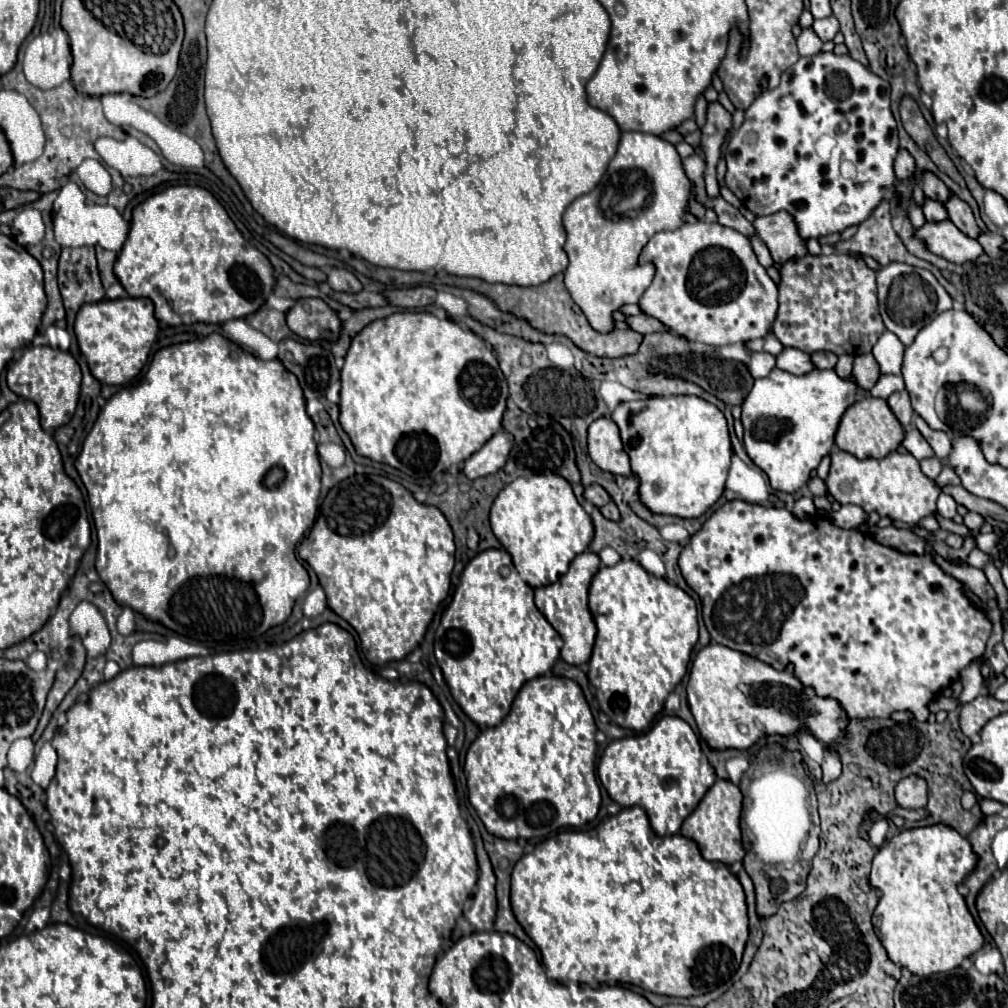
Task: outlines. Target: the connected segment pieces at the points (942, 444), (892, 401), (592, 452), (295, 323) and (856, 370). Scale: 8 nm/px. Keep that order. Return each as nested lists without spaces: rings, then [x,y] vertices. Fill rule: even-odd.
[[[915,416],[915,426],[917,426],[919,432],[923,434],[923,438],[929,442],[929,446],[933,448],[933,452],[935,452],[935,456],[937,456],[939,460],[949,458],[949,454],[951,454],[951,440],[947,438],[945,432],[931,430],[919,416]]]
[[[903,390],[903,392],[891,394],[889,400],[887,400],[887,404],[889,404],[889,408],[893,410],[893,414],[897,416],[897,420],[901,422],[901,426],[907,428],[907,426],[911,424],[911,416],[913,416],[913,408],[911,408],[911,404],[909,404],[907,392]]]
[[[607,416],[595,420],[589,428],[589,456],[605,472],[627,478],[635,476],[629,464],[629,456],[623,450],[619,428]]]
[[[299,298],[287,310],[287,326],[301,338],[337,340],[341,320],[321,298]]]
[[[861,354],[855,358],[855,366],[853,366],[853,374],[857,378],[857,386],[863,390],[871,390],[873,384],[879,378],[879,366],[873,358],[873,354]]]

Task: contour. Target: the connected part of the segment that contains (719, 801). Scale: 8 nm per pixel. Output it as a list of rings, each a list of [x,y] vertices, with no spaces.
[[[717,780],[699,806],[693,810],[693,814],[683,822],[681,834],[687,838],[693,838],[703,854],[705,860],[711,862],[723,862],[731,866],[737,860],[743,860],[745,850],[741,844],[741,828],[739,828],[739,816],[741,816],[741,800],[743,794],[739,786],[735,786],[731,780]]]

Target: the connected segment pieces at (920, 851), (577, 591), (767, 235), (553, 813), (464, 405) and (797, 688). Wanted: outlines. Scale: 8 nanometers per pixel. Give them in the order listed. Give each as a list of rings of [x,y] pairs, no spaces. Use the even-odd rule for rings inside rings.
[[[947,826],[903,830],[887,840],[887,844],[875,854],[869,878],[871,886],[881,892],[881,898],[873,914],[873,926],[883,948],[895,964],[905,966],[917,976],[929,976],[935,972],[947,972],[951,968],[957,968],[963,958],[969,958],[971,954],[981,950],[983,934],[979,932],[973,916],[969,914],[963,896],[957,892],[963,876],[967,876],[973,866],[975,852],[971,852],[971,844],[967,844],[967,838],[959,836]]]
[[[591,550],[581,552],[579,556],[575,556],[575,560],[569,566],[569,572],[563,574],[555,584],[549,586],[541,586],[535,590],[535,604],[541,610],[541,614],[549,620],[549,624],[559,632],[559,636],[563,638],[563,648],[561,648],[561,658],[567,664],[583,664],[589,662],[591,658],[591,650],[593,650],[593,642],[595,642],[595,622],[593,616],[589,612],[589,604],[587,604],[587,594],[589,594],[589,584],[595,576],[595,572],[599,570],[599,556]]]
[[[781,210],[769,216],[759,216],[753,226],[759,238],[767,244],[777,264],[785,264],[791,258],[807,256],[807,244],[799,236],[797,222],[789,212]]]
[[[539,676],[529,680],[527,684],[523,684],[523,688],[519,690],[511,712],[507,714],[507,718],[493,726],[493,728],[485,728],[469,746],[467,750],[467,758],[465,758],[465,774],[467,774],[467,790],[469,790],[469,802],[475,808],[475,812],[479,814],[481,822],[485,824],[487,832],[499,838],[507,838],[507,840],[517,840],[517,838],[549,838],[553,832],[557,832],[563,826],[583,826],[587,822],[591,822],[597,812],[599,812],[599,804],[601,804],[601,790],[597,784],[597,776],[595,776],[595,758],[597,758],[597,742],[595,742],[595,720],[593,714],[587,706],[587,700],[579,688],[579,684],[575,680],[569,678],[561,678],[561,676]]]
[[[397,312],[367,324],[355,334],[341,368],[341,426],[351,436],[357,454],[389,464],[413,478],[431,478],[467,460],[499,428],[509,396],[493,348],[459,326],[429,312]]]
[[[707,644],[695,656],[689,672],[687,700],[699,734],[717,750],[745,750],[765,734],[791,736],[797,734],[801,724],[807,724],[825,746],[837,746],[837,742],[843,740],[843,728],[849,722],[847,716],[839,712],[835,700],[819,700],[811,688],[803,688],[799,680],[791,676],[791,668],[775,670],[761,660],[721,644]],[[739,722],[749,728],[747,734],[739,732]]]

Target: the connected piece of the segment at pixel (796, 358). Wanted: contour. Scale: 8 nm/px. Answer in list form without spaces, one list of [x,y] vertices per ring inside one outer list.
[[[785,348],[777,356],[777,368],[785,370],[785,372],[791,372],[795,376],[803,376],[803,374],[815,370],[815,364],[813,364],[813,360],[807,352],[801,352],[797,348]]]

